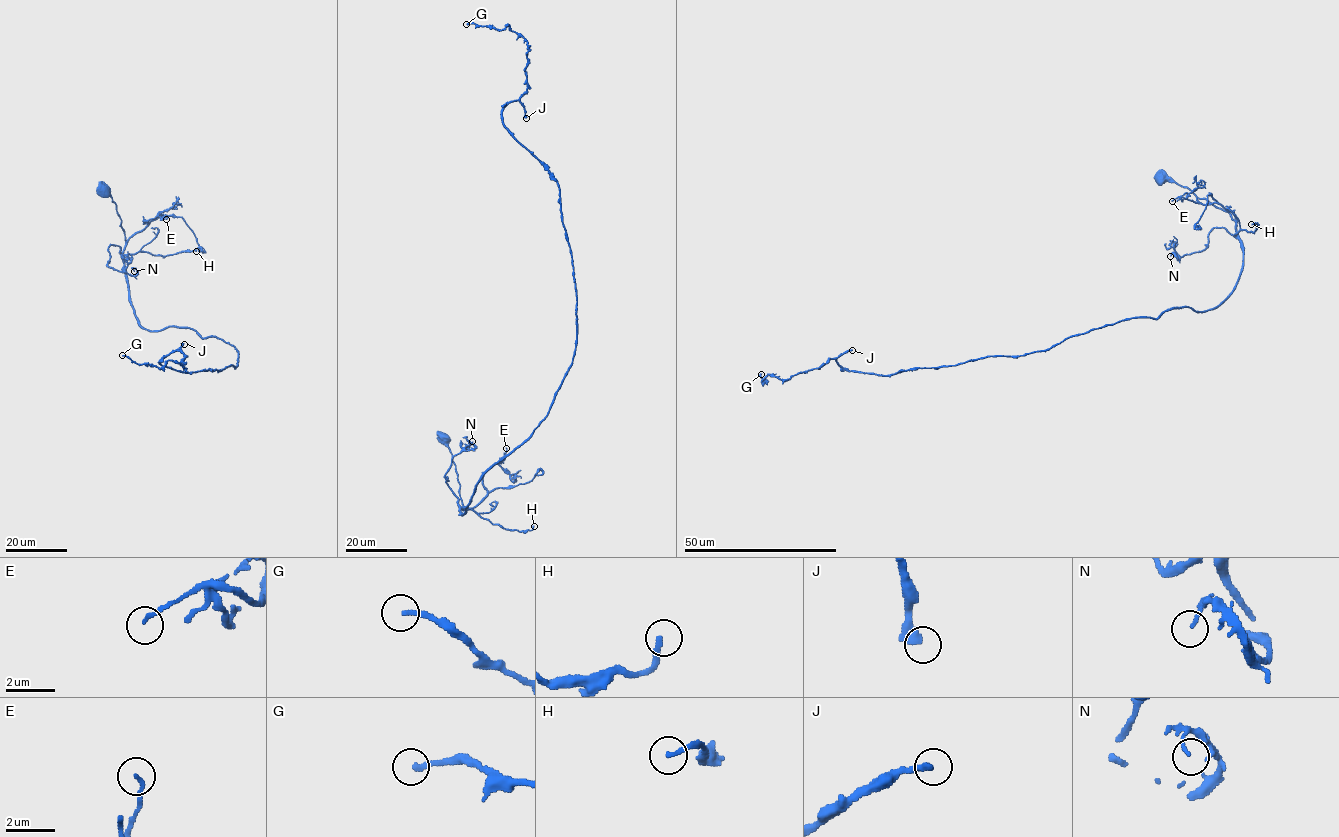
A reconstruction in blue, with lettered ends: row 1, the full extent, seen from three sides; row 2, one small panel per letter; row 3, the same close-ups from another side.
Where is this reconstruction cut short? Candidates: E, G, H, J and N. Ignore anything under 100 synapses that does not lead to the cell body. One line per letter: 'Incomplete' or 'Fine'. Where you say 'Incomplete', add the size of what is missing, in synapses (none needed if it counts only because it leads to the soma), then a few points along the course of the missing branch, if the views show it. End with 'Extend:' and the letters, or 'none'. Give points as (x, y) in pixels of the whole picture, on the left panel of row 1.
E: Fine
G: Incomplete. Roughly 120 synapses. Course of what is missing: (122, 355), (86, 351), (55, 352), (29, 369), (36, 388), (29, 397)
H: Fine
J: Incomplete. Roughly 200 synapses. Course of what is missing: (184, 344), (148, 342), (156, 338), (131, 285), (115, 191), (115, 131), (129, 118), (105, 100), (144, 99)
N: Fine
Extend: G, J

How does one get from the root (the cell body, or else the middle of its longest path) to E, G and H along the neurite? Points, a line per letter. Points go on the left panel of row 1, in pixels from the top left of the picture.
E: (103, 189), (116, 205), (126, 241), (149, 223), (145, 221), (156, 216), (165, 215), (166, 219)
G: (103, 189), (137, 322), (238, 351), (235, 367), (187, 372), (159, 363), (179, 350), (184, 368), (122, 355)
H: (103, 189), (112, 198), (121, 219), (125, 241), (123, 255), (138, 251), (166, 256), (196, 251)

